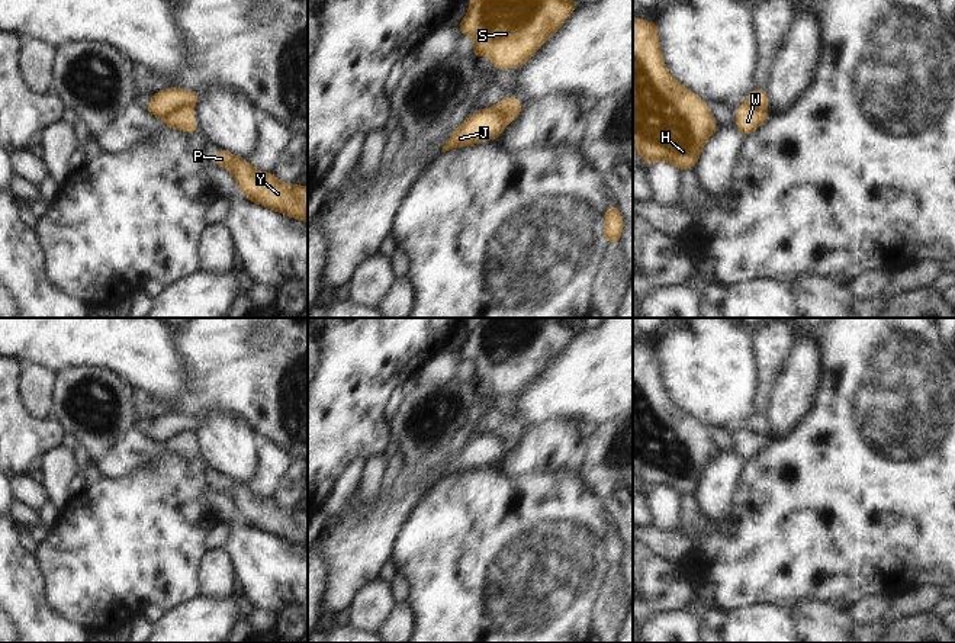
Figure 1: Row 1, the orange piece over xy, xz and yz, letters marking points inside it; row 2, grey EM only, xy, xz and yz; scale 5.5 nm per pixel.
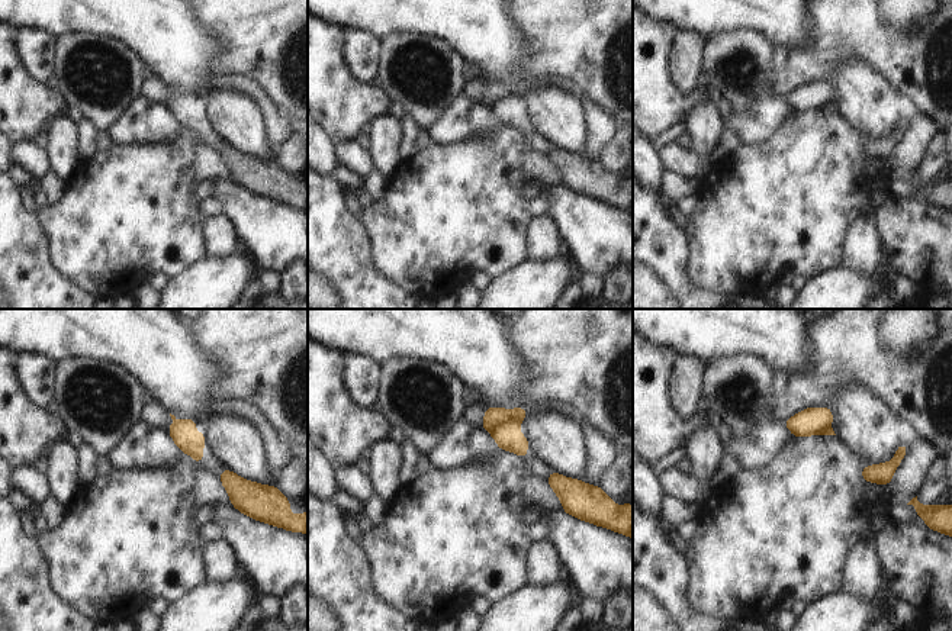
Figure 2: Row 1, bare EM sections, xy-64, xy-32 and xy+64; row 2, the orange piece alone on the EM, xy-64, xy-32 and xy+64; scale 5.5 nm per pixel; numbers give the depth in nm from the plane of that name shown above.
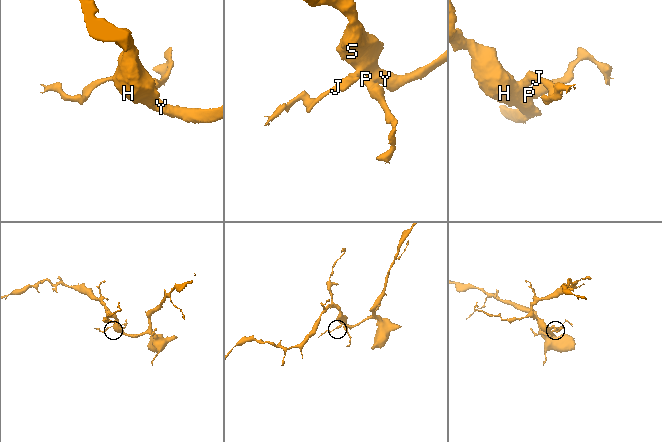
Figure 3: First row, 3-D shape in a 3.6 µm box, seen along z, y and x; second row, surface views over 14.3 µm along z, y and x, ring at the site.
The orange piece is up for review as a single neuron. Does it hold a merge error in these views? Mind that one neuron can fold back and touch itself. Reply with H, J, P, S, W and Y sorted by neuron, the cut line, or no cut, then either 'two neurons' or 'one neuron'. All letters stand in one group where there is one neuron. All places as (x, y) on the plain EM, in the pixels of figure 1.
H P S W Y / J; cut in xy along (192, 430), (177, 433), (163, 444); two neurons

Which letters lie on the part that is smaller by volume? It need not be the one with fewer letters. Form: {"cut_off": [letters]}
{"cut_off": ["J"]}

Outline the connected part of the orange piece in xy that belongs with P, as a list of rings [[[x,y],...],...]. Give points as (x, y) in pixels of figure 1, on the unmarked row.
[[[224,475],[212,479],[212,486],[231,496],[245,524],[308,549],[308,512],[280,508],[273,496],[258,496]]]

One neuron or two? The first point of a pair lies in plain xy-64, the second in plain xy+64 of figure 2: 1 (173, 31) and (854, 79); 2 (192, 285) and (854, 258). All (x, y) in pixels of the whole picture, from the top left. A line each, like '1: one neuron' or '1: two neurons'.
1: two neurons
2: two neurons

